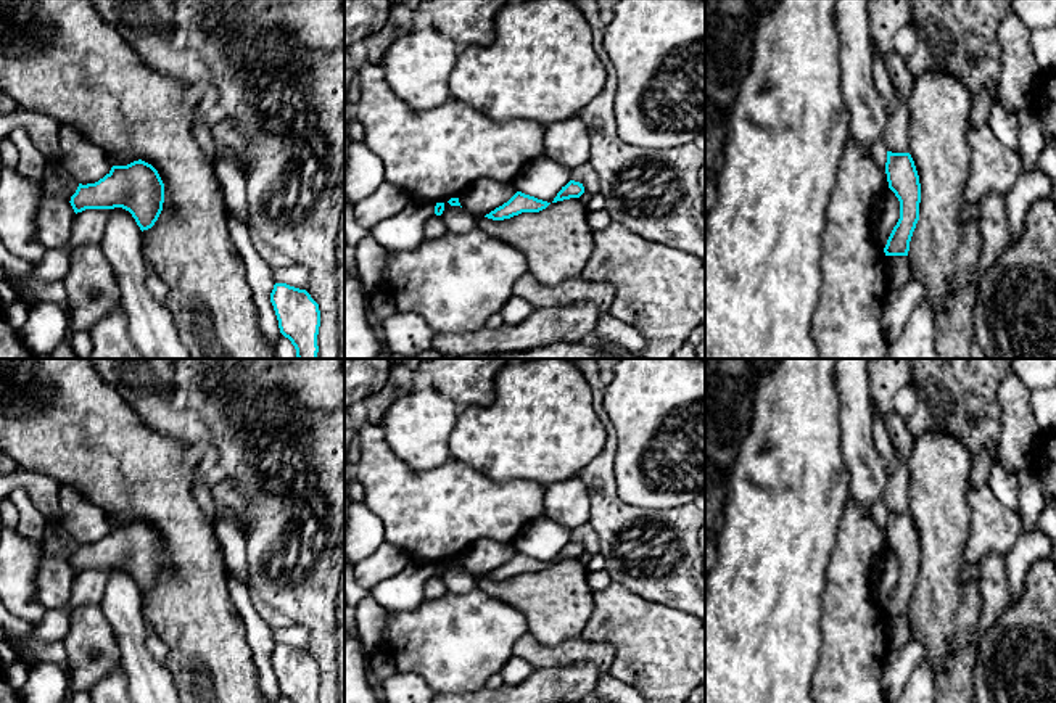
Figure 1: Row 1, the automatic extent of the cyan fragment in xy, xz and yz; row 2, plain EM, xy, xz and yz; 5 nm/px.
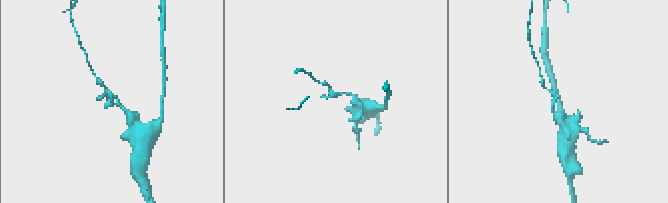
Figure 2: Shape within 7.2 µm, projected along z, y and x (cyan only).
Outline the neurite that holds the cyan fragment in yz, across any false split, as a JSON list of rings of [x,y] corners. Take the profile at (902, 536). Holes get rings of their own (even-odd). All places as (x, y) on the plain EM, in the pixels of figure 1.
[[[887,512],[885,534],[889,549],[900,561],[900,579],[887,600],[884,613],[885,616],[908,616],[921,563],[921,544],[911,515]]]

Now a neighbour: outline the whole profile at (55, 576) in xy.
[[[43,553],[35,576],[40,603],[47,610],[61,608],[72,595],[76,573],[69,561]]]

